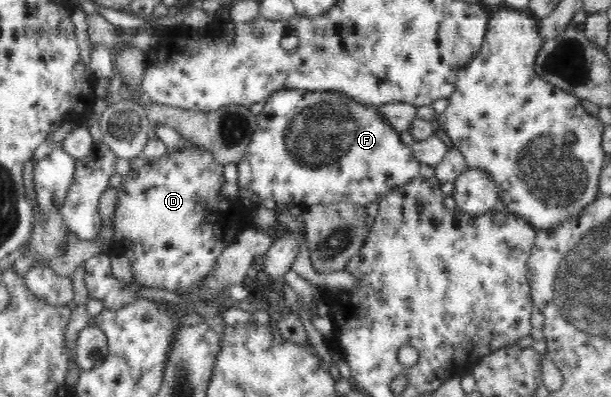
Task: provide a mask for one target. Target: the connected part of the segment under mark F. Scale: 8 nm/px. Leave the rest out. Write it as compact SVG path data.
M279 90L277 93L268 96L268 100L257 110L258 130L252 135L247 152L241 160L238 160L238 185L244 195L241 198L241 204L248 210L262 205L263 199L272 200L274 203L284 203L295 209L307 207L310 205L328 205L339 201L350 201L351 204L358 204L364 208L367 204L374 202L376 199L382 200L386 194L394 192L394 189L401 187L414 178L420 177L420 163L416 161L412 150L405 146L400 136L377 112L376 108L364 106L356 102L353 98L348 98L341 92L312 92L311 90Z

